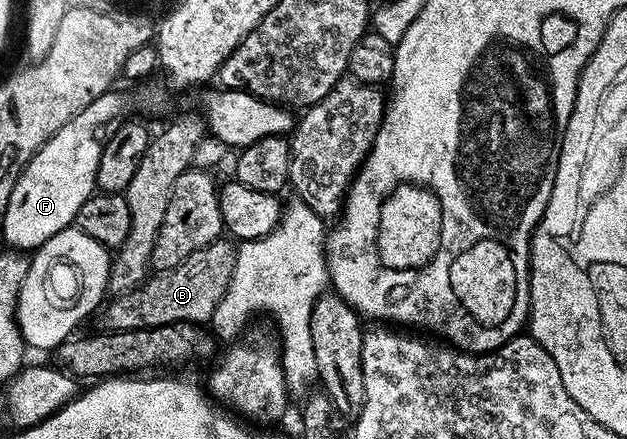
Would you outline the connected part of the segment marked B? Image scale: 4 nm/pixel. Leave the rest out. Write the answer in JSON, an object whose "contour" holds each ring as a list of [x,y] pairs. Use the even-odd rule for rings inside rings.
{"contour":[[[231,240],[211,241],[206,247],[194,251],[173,269],[165,269],[149,276],[138,288],[129,293],[113,296],[103,310],[104,321],[112,331],[138,331],[179,321],[208,323],[215,308],[221,303],[234,275],[237,246]]]}

